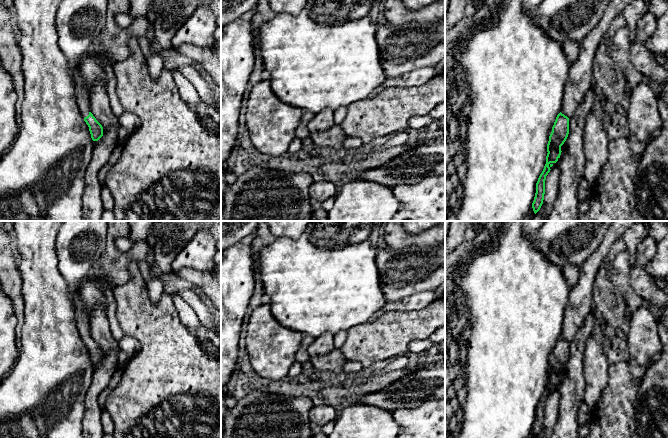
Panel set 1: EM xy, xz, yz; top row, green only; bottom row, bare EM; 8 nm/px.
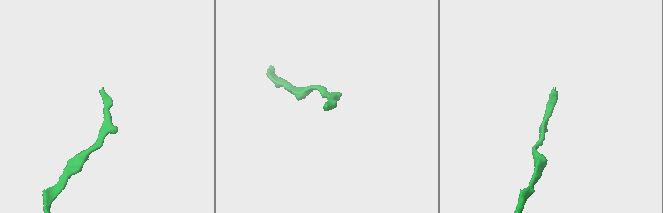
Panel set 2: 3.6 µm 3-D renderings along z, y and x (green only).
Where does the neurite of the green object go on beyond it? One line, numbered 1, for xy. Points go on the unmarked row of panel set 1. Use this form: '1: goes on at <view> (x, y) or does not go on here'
1: goes on at xy (82, 321)

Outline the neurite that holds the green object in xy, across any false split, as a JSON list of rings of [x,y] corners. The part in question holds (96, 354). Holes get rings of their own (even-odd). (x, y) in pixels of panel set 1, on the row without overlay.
[[[79,284],[71,287],[71,297],[74,304],[77,328],[84,345],[89,351],[92,364],[98,365],[103,360],[103,351],[90,336],[89,320],[85,313],[85,306],[79,295],[76,293],[78,287]]]

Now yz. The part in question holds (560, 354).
[[[560,336],[556,341],[552,351],[552,356],[549,360],[549,365],[547,368],[548,377],[546,380],[546,388],[536,407],[536,417],[532,427],[532,432],[535,438],[540,434],[543,428],[545,418],[545,404],[546,400],[551,394],[549,388],[556,387],[560,382],[562,376],[561,370],[566,365],[568,358],[569,342]]]

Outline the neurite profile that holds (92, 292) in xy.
[[[103,278],[81,281],[76,293],[79,295],[85,306],[85,313],[89,317],[92,309],[96,305],[107,309],[105,292],[114,287]]]

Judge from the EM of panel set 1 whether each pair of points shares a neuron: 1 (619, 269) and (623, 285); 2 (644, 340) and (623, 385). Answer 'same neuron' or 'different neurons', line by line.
1: same neuron
2: different neurons

